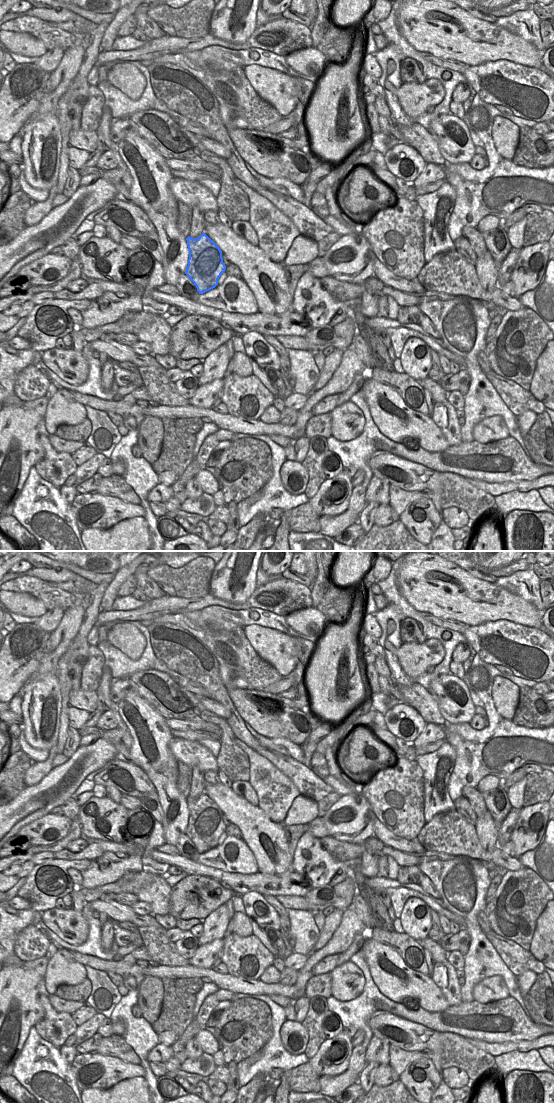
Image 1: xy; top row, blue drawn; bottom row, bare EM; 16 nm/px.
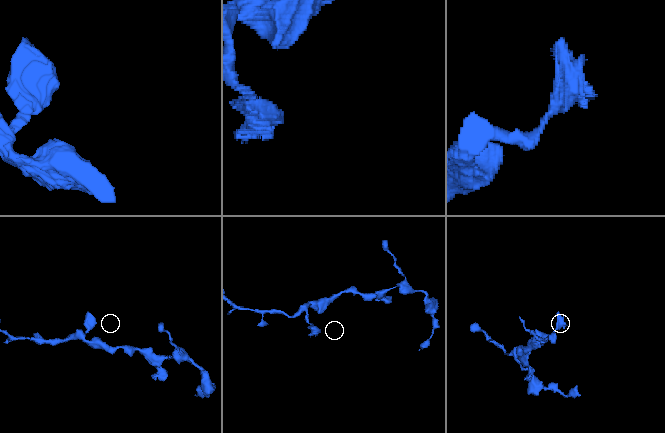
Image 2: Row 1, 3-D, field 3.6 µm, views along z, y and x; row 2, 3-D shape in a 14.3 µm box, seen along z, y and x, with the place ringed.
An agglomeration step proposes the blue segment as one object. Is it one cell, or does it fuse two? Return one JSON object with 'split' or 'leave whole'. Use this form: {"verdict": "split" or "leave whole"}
{"verdict": "split"}

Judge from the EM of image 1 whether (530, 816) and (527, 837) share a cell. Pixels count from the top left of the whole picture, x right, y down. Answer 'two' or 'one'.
one

